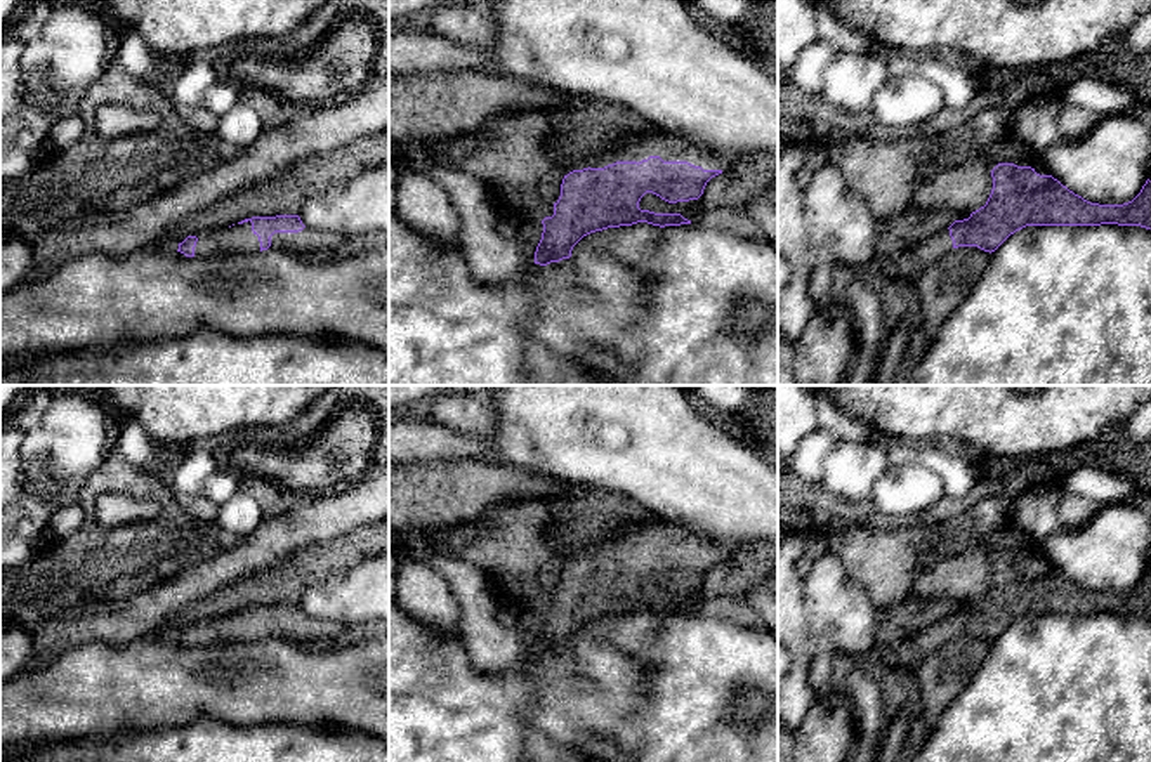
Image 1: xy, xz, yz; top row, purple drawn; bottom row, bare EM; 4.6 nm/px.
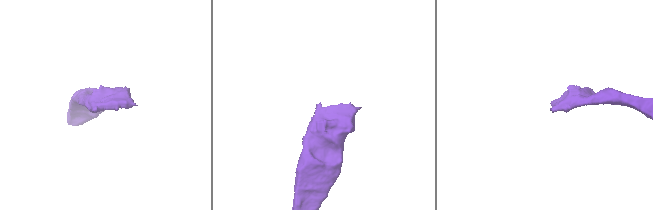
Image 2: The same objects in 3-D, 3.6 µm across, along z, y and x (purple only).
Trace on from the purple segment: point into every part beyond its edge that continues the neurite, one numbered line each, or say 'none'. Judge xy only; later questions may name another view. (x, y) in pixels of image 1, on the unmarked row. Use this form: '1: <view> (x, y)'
1: xy (309, 629)

